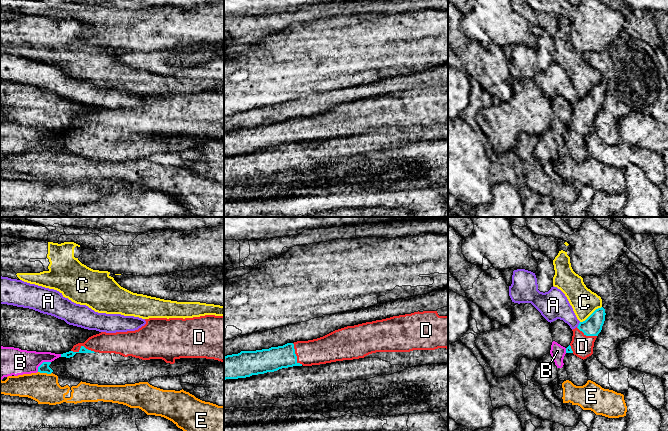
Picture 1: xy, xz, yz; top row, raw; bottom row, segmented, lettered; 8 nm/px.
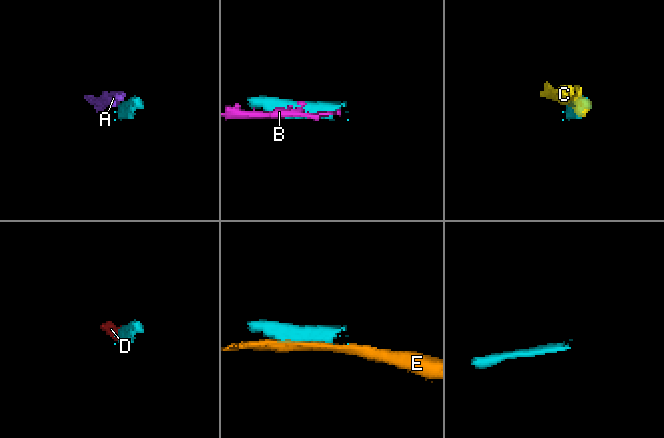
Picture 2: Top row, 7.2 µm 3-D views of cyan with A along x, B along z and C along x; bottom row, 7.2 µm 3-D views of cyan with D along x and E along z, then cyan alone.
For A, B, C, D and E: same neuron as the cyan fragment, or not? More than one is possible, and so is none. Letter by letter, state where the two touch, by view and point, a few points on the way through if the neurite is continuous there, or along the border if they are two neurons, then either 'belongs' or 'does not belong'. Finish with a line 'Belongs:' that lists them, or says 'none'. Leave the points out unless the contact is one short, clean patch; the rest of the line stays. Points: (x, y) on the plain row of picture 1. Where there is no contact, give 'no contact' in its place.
A: yz (578, 101) | along yz (580, 98), (577, 103) | does not belong
B: xy (42, 139) | does not belong
C: yz (591, 90) | does not belong
D: xy (83, 122) | belongs
E: xy (45, 148) | does not belong
Belongs: D

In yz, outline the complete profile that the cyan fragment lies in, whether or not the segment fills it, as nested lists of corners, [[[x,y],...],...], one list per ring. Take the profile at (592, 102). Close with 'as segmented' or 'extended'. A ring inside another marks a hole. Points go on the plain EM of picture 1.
[[[596,85],[585,97],[573,105],[573,112],[566,129],[573,129],[581,135],[586,135],[593,130],[594,118],[602,106],[605,97],[605,85]]]; extended

